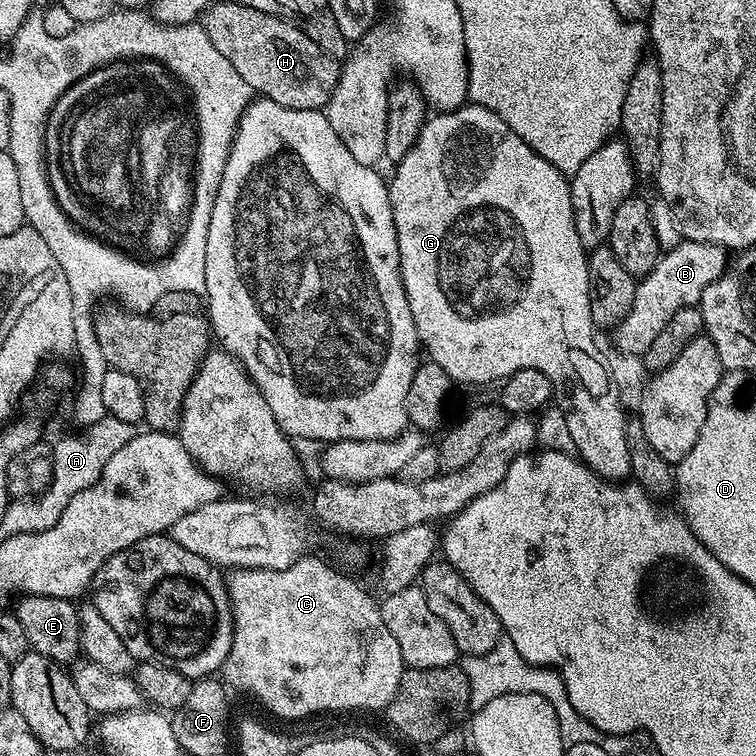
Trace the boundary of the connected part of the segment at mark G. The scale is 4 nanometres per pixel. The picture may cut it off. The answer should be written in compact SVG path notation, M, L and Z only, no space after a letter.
M468 102L463 108L455 108L453 112L432 114L425 119L418 140L410 146L410 154L395 165L396 173L392 180L387 181L390 210L394 214L394 230L398 238L398 258L402 286L406 290L406 298L410 302L410 314L414 314L414 326L418 330L423 351L431 363L442 366L446 374L457 384L492 384L503 382L514 370L533 368L542 370L552 383L555 407L566 418L566 427L570 430L570 438L575 455L583 460L589 468L599 473L609 482L624 482L632 475L630 466L630 446L626 426L628 420L624 416L624 408L620 405L620 396L612 385L613 373L608 371L607 363L602 354L594 347L594 325L590 314L590 278L588 277L588 252L578 238L578 230L574 222L572 209L572 186L569 177L563 176L546 158L542 158L526 143L498 114L486 110L482 106Z

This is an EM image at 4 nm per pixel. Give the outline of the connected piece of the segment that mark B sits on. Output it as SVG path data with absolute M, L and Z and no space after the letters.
M683 239L678 246L663 251L654 270L637 283L634 302L614 330L615 347L625 354L643 356L670 318L681 308L695 307L706 288L727 271L729 264L727 249L714 243Z

